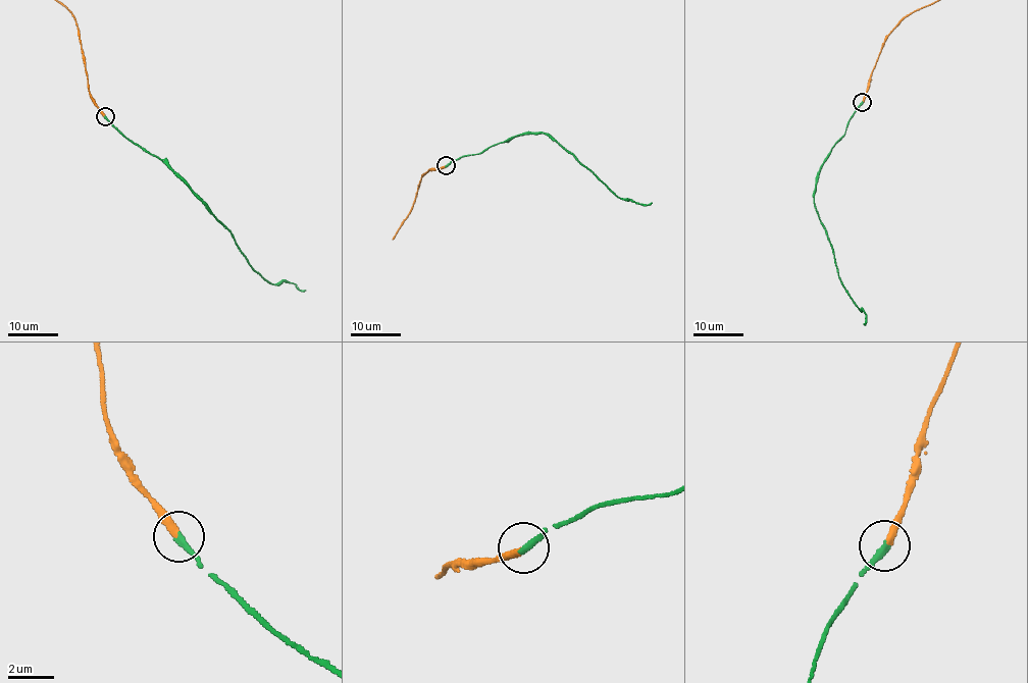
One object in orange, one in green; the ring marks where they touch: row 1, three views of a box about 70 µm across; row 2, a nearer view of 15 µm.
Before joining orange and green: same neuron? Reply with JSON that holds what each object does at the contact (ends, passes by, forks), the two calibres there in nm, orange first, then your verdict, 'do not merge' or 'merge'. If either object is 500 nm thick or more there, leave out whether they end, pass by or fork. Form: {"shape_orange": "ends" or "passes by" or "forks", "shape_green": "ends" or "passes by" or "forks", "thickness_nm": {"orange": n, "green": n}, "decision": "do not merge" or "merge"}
{"shape_orange": "ends", "shape_green": "ends", "thickness_nm": {"orange": 360, "green": 320}, "decision": "merge"}

